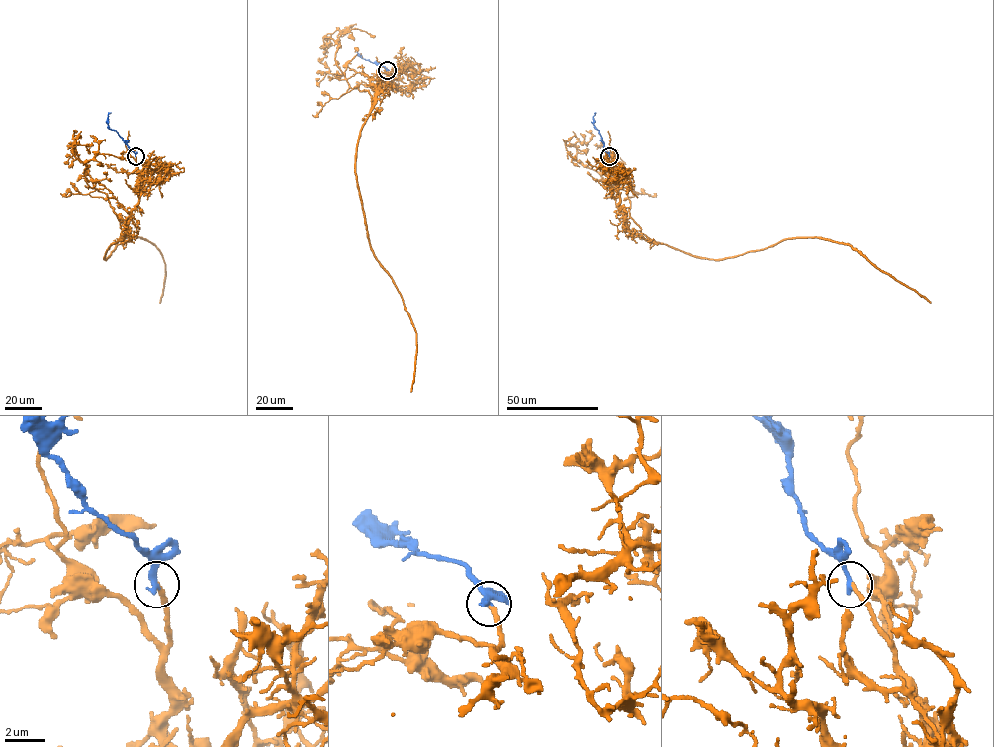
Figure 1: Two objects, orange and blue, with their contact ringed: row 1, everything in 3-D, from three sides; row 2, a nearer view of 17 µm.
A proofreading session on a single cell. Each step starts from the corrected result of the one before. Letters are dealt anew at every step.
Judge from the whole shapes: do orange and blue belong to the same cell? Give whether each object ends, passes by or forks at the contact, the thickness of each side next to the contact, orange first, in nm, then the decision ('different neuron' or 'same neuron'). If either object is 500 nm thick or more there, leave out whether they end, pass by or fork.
orange ends there; blue ends there; 240 nm thick on the orange side, 280 nm on the other; same neuron

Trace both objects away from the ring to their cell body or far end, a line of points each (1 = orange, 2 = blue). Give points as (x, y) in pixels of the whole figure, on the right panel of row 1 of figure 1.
1: (609, 155), (625, 224), (645, 239), (712, 259), (791, 238), (830, 239), (848, 243), (930, 303)
2: (609, 155), (593, 123), (595, 113)

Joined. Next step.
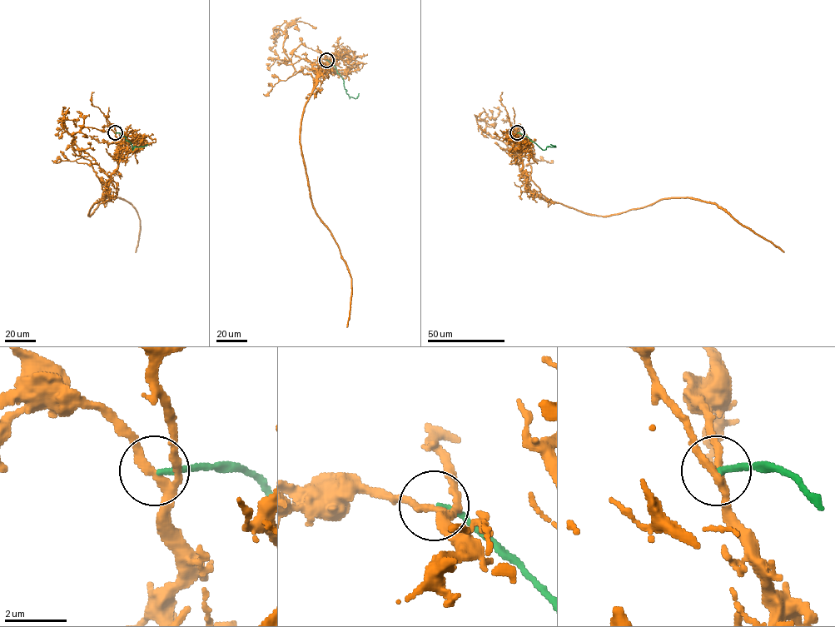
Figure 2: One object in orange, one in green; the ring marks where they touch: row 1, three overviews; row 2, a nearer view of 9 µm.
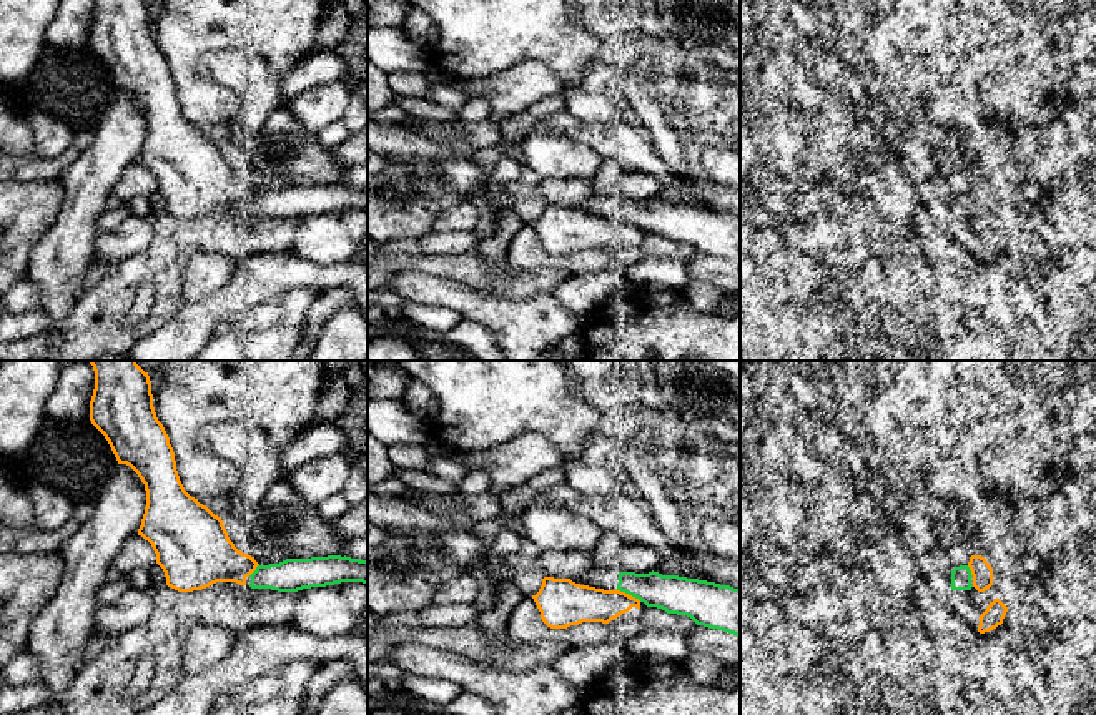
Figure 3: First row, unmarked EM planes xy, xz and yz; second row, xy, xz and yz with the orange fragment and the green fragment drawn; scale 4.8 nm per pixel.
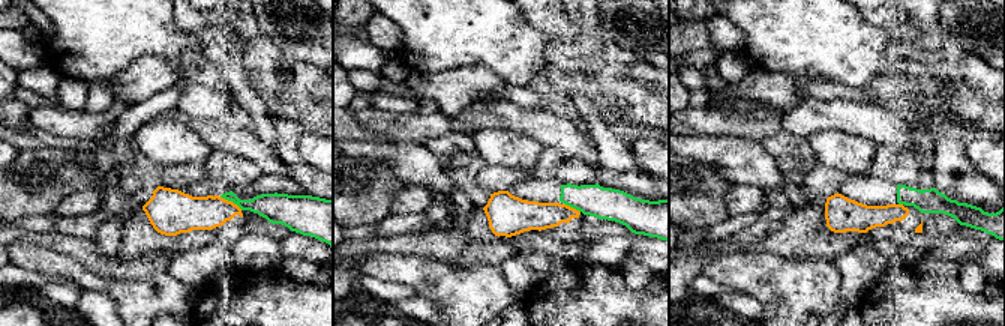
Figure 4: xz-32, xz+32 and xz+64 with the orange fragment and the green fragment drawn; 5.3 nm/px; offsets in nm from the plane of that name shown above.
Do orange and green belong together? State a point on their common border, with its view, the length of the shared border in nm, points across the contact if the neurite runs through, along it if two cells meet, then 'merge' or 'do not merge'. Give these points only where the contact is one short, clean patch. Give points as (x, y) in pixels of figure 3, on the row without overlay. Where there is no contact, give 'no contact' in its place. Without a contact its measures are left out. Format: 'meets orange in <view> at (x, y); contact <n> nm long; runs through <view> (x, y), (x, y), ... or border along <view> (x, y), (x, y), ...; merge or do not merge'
meets orange in xz at (627, 221); contact 140 nm long; do not merge

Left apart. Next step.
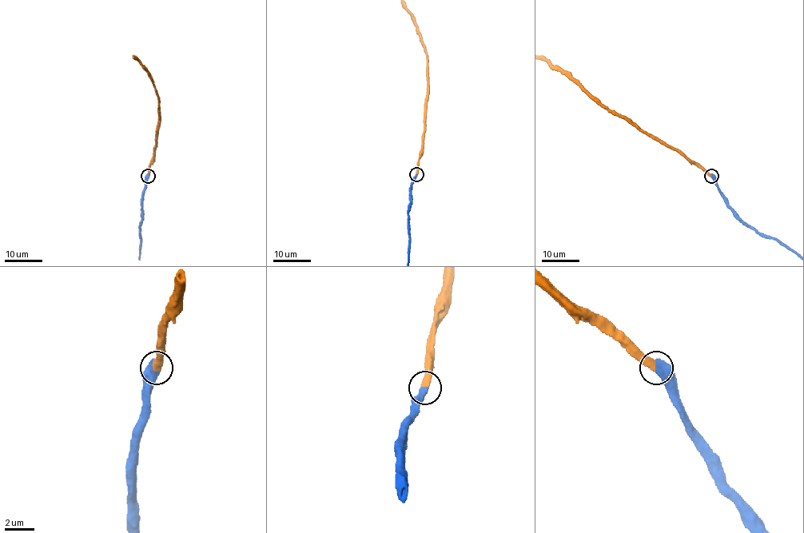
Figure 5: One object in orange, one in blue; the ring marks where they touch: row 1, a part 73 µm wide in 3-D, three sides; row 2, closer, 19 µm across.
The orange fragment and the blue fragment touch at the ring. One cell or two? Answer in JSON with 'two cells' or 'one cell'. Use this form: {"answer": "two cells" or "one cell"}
{"answer": "one cell"}

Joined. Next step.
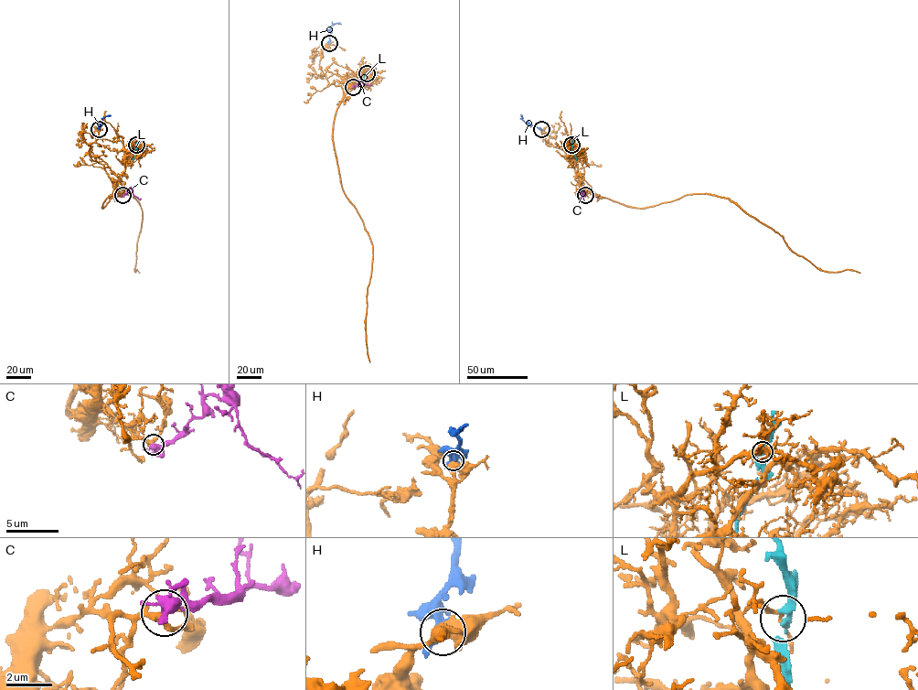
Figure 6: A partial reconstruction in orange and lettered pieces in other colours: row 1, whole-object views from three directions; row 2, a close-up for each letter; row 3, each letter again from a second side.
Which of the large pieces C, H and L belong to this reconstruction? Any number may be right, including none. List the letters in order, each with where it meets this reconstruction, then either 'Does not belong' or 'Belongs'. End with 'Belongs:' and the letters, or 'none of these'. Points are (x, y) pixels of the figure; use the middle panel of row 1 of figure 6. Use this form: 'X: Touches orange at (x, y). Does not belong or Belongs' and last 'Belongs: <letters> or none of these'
C: Touches orange at (353, 87). Belongs
H: Touches orange at (329, 43). Does not belong
L: Touches orange at (367, 73). Does not belong
Belongs: C

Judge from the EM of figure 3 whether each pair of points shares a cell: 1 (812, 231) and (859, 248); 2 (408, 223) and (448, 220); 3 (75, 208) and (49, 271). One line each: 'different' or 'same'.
1: same
2: different
3: same

